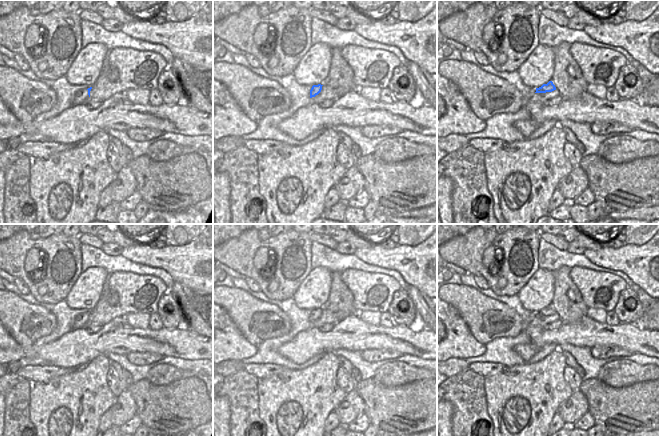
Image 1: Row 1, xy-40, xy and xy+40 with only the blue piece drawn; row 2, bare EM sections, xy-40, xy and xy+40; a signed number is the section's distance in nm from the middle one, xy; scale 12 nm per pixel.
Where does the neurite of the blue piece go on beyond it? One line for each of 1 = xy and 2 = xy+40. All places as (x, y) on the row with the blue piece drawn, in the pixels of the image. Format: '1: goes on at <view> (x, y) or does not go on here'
1: does not go on here
2: does not go on here

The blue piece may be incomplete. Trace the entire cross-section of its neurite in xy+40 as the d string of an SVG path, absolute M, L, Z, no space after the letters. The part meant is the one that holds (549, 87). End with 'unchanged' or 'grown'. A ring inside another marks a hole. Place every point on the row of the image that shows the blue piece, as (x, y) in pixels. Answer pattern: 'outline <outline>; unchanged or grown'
outline M549 81L547 84L543 84L541 87L536 88L535 93L546 93L546 92L552 92L556 90L555 85L552 81Z; unchanged

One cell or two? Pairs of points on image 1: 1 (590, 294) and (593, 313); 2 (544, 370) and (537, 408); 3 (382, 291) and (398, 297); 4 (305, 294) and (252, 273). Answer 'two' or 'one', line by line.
1: two
2: one
3: two
4: two

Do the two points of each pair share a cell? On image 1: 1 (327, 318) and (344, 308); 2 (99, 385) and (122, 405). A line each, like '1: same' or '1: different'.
1: different
2: different

